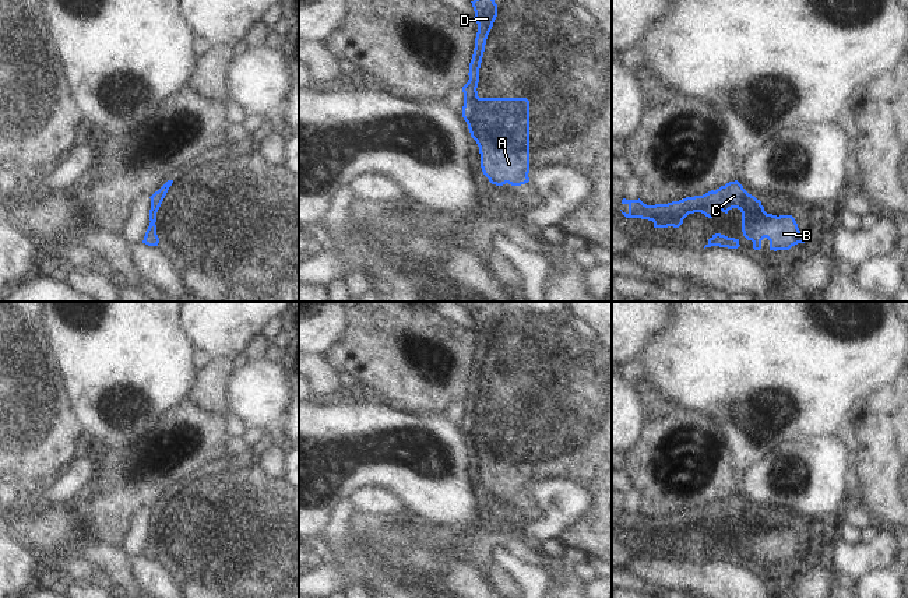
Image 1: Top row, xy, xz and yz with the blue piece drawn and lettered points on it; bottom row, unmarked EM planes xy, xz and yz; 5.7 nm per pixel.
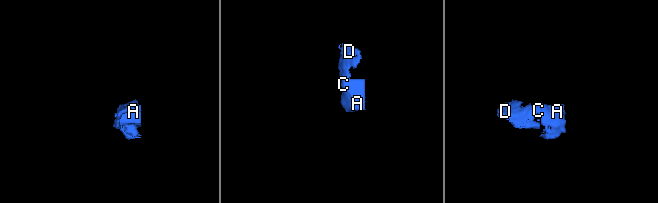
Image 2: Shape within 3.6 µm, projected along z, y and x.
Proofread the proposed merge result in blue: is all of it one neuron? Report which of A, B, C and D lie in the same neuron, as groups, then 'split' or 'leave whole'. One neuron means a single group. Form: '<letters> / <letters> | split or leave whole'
A B C / D | split

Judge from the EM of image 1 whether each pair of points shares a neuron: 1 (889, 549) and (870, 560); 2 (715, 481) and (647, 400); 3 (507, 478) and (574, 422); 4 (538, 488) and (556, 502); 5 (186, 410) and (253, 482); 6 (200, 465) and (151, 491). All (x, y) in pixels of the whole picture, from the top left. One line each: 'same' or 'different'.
1: same
2: same
3: same
4: same
5: different
6: same

